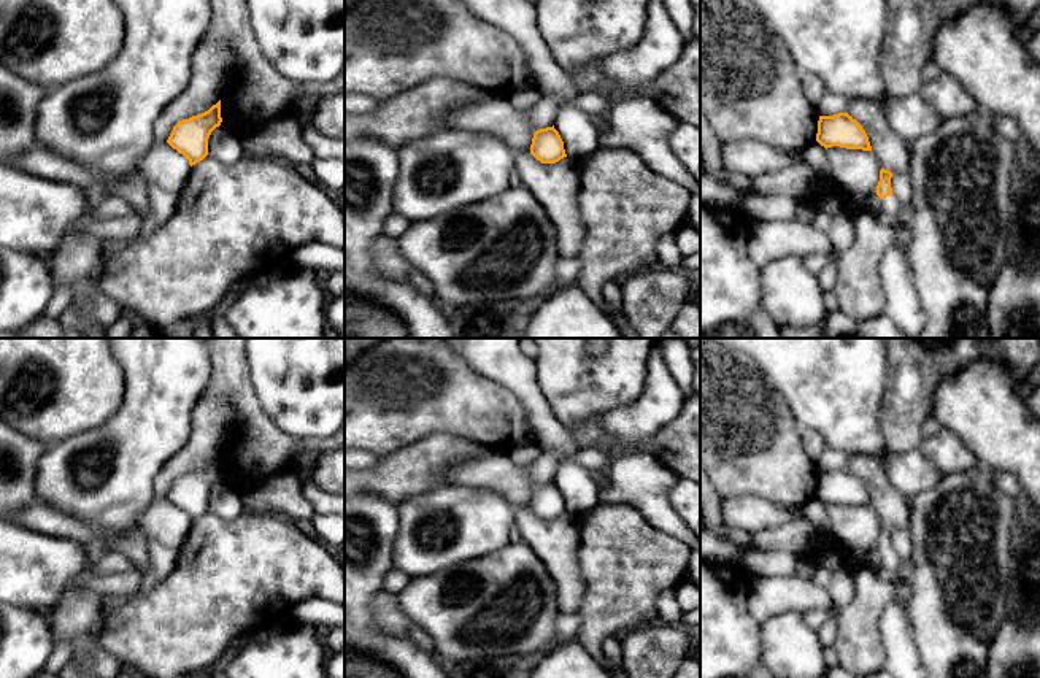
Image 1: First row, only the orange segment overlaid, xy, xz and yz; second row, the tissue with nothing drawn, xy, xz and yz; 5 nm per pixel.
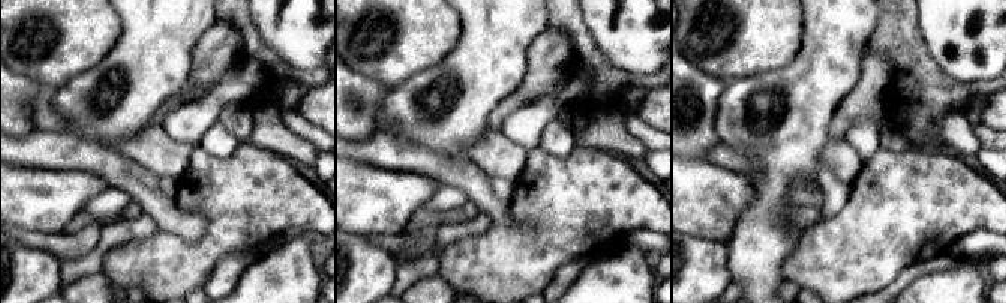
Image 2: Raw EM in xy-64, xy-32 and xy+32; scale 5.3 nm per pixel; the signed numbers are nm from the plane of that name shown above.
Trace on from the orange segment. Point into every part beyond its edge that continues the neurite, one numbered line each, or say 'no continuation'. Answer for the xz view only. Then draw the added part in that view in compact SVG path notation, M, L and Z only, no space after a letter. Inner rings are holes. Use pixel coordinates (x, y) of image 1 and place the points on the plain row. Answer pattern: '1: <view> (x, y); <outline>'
no continuation

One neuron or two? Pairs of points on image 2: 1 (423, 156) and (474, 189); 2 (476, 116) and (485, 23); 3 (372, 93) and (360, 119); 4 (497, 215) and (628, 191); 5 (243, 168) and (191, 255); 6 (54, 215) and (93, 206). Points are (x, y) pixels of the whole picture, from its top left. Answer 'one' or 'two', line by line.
1: one
2: one
3: one
4: two
5: one
6: two

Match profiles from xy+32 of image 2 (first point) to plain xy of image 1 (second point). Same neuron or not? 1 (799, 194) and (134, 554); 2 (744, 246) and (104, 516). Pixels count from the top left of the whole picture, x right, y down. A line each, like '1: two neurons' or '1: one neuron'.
1: two neurons
2: one neuron

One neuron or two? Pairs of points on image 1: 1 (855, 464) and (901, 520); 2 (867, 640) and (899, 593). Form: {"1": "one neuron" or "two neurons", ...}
{"1": "one neuron", "2": "one neuron"}

